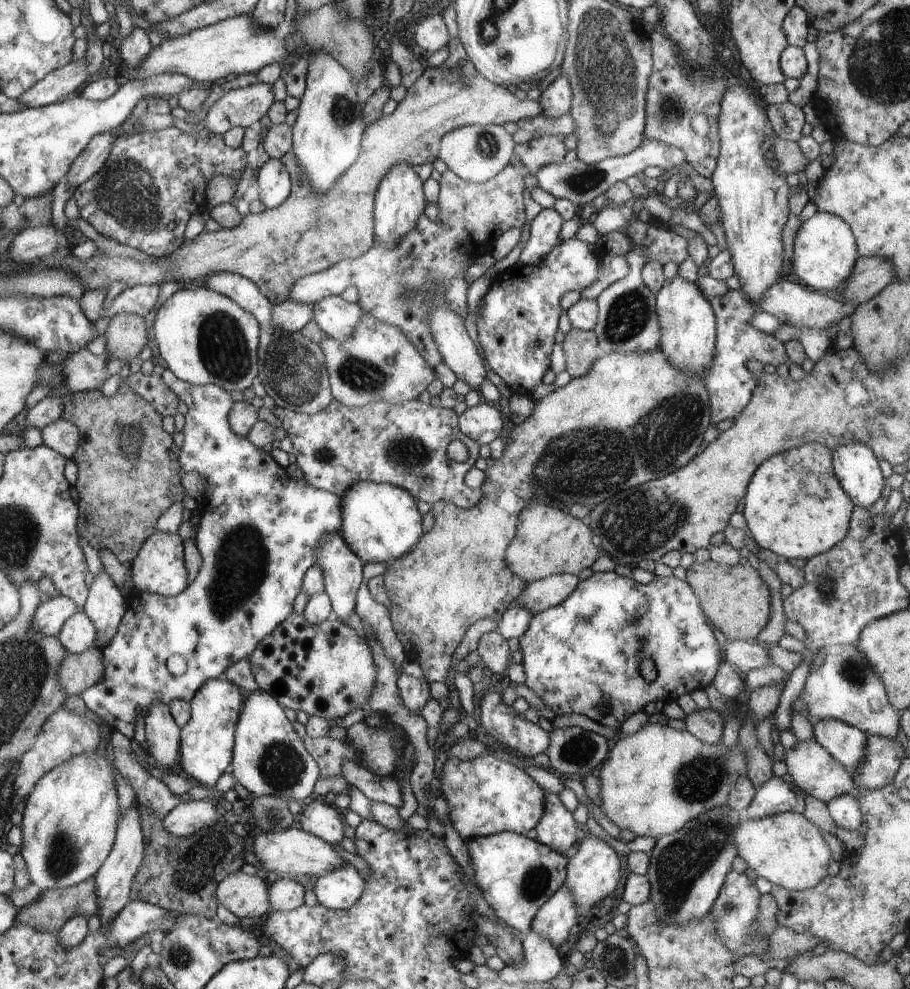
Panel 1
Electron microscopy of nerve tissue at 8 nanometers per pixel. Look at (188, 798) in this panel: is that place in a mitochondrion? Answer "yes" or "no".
no

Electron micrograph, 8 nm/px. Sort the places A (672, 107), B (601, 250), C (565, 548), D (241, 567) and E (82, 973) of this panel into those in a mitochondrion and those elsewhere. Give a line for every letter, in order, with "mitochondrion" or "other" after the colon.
A: mitochondrion
B: other
C: other
D: mitochondrion
E: other

